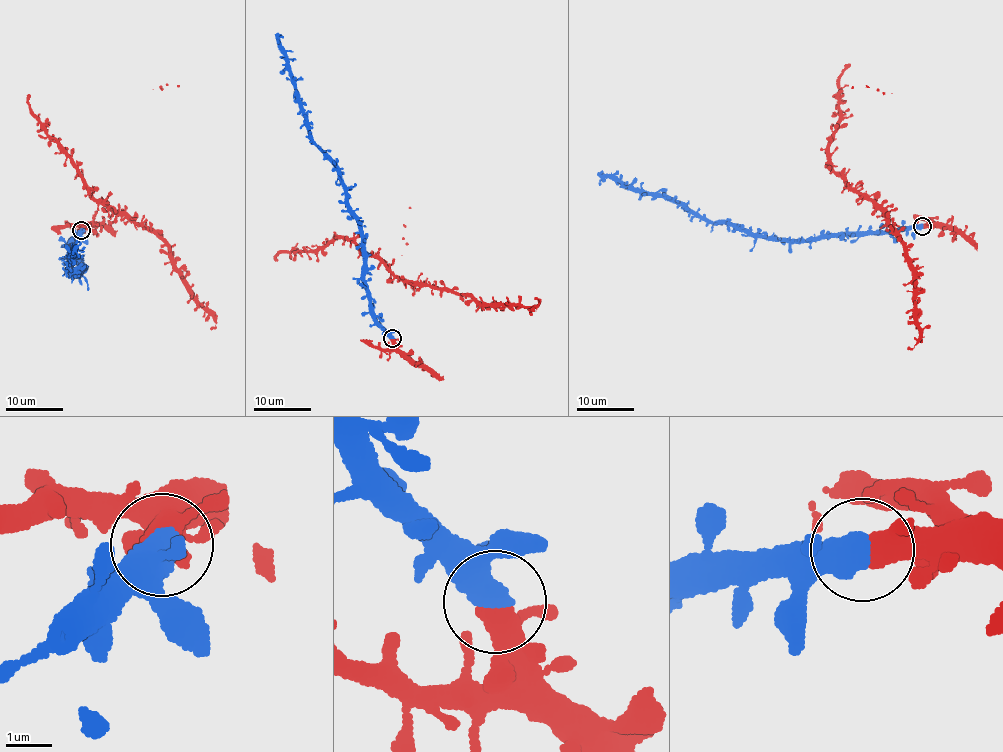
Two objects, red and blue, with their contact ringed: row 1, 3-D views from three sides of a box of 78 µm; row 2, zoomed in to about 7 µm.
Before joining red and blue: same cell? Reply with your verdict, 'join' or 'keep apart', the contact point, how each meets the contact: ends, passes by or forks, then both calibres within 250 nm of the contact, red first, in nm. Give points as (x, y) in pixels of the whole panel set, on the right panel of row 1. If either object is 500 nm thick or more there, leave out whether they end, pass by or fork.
join; place (922, 226); calibres 440 and 600 nm

